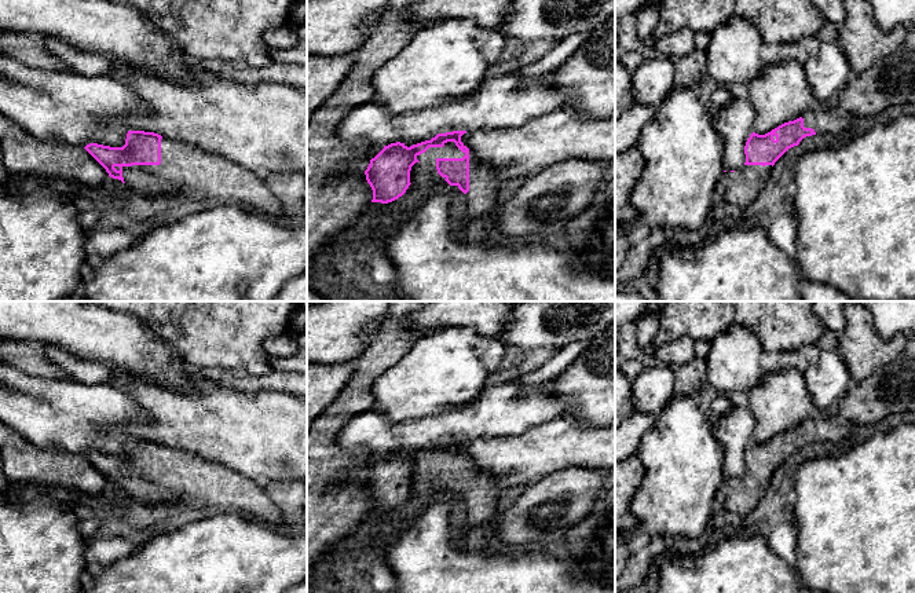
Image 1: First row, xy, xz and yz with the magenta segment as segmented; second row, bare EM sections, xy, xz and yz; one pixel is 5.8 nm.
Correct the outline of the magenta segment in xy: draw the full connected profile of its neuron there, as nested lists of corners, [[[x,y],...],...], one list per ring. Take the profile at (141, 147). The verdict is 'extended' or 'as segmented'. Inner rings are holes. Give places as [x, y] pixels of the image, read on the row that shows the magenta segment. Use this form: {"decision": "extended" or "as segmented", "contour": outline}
{"decision": "extended", "contour": [[[128,131],[122,147],[84,147],[109,173],[140,195],[183,194],[245,205],[271,219],[283,215],[263,177],[217,154],[154,132]]]}

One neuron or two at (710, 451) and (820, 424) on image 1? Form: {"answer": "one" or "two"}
{"answer": "two"}

